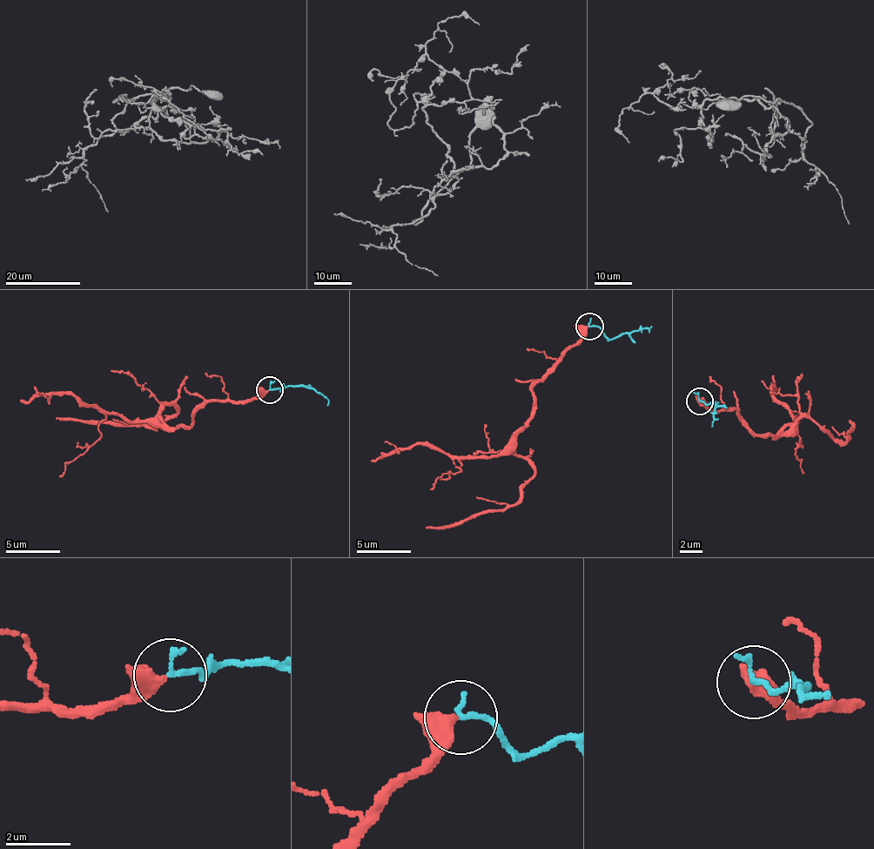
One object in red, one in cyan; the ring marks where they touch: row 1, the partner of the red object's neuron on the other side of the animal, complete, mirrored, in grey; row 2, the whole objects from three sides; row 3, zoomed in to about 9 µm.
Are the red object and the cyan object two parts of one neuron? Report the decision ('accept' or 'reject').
accept

